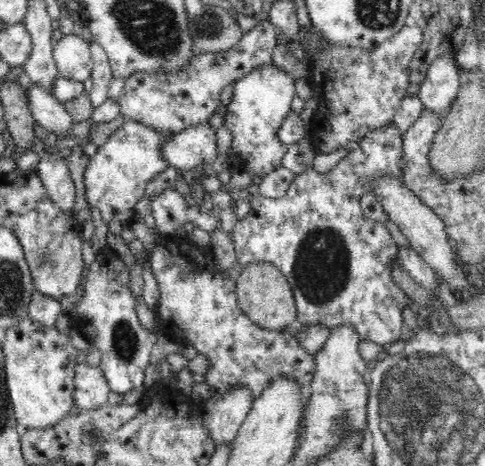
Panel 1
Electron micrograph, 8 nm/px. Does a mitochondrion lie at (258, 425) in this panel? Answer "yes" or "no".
no

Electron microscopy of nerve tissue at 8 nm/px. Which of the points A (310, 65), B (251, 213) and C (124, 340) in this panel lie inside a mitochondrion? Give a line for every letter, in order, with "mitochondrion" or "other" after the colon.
A: other
B: other
C: mitochondrion

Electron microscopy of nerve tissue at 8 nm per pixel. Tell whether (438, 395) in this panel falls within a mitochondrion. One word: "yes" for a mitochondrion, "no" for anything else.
yes

